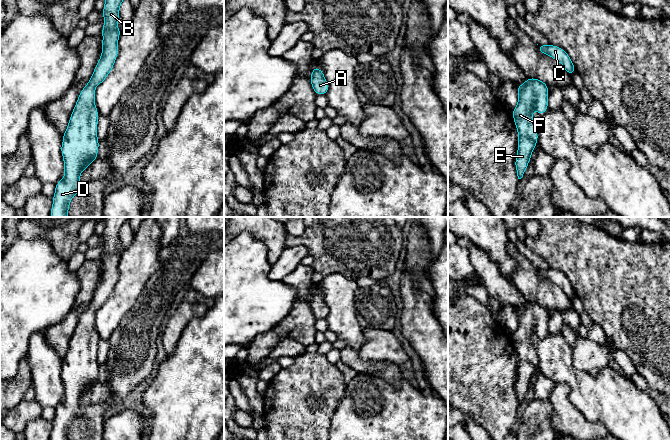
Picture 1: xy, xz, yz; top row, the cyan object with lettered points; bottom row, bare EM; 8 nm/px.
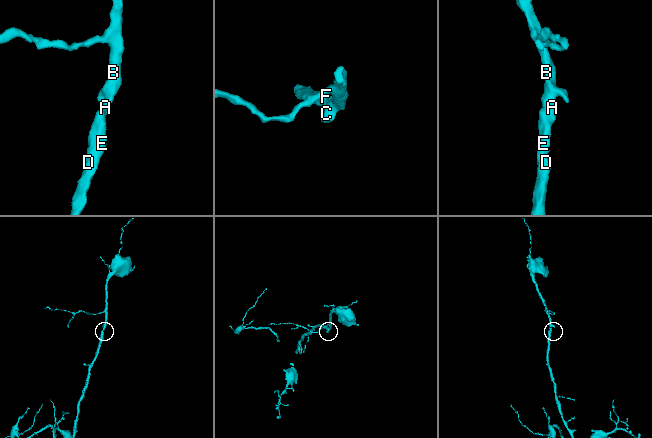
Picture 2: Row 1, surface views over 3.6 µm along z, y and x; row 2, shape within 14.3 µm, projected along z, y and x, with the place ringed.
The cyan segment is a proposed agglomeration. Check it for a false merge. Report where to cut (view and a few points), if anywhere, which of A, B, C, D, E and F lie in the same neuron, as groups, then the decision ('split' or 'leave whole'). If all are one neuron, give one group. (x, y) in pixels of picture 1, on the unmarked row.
cut none; groups A B C D E F; leave whole

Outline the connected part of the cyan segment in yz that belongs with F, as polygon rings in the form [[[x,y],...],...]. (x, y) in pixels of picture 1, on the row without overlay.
[[[527,302],[526,306],[517,310],[518,328],[512,335],[515,350],[518,355],[518,373],[515,383],[515,391],[518,403],[521,403],[531,383],[531,377],[535,374],[538,365],[537,353],[533,347],[533,334],[543,339],[548,333],[548,309],[536,302]]]

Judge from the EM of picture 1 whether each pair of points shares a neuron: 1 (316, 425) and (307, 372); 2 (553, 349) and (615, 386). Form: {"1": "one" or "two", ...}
{"1": "one", "2": "one"}

